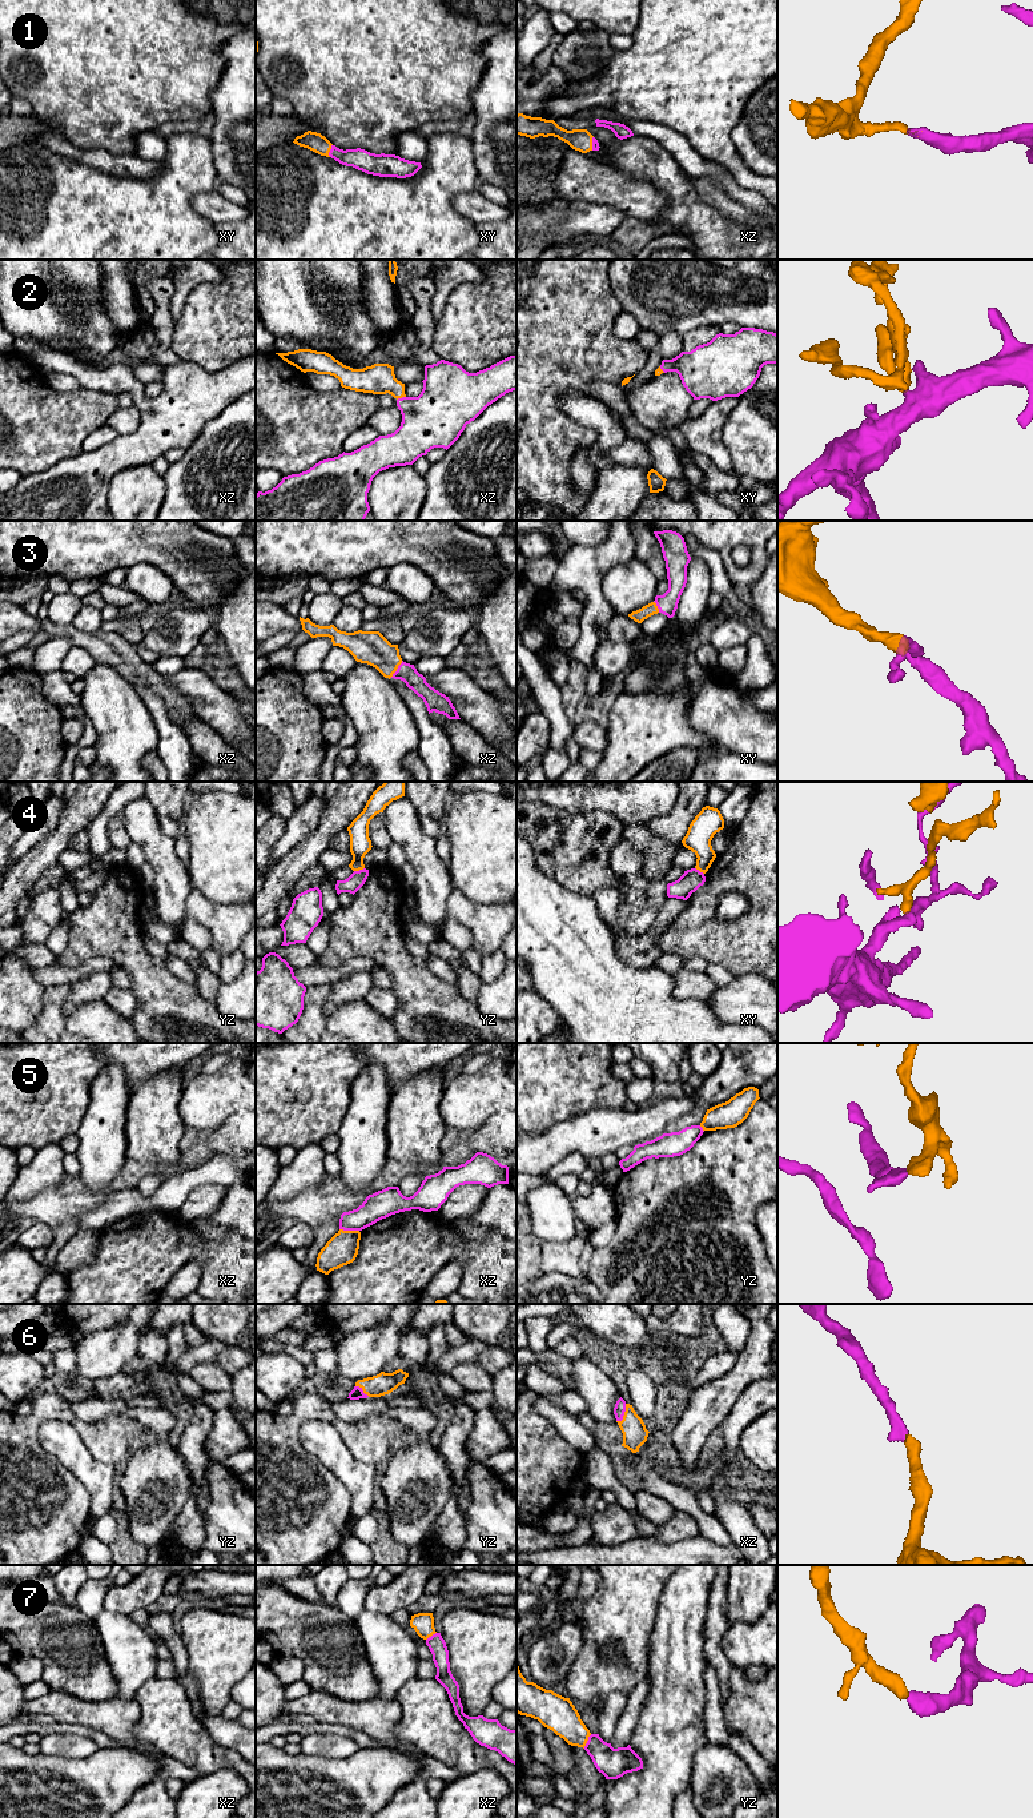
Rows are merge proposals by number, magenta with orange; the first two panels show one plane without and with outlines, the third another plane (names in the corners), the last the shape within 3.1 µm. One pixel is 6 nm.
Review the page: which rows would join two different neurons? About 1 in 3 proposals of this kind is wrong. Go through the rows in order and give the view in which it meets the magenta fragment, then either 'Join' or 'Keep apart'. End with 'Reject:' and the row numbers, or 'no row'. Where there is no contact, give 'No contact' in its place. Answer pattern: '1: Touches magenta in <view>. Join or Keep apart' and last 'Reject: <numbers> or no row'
1: Touches magenta in xy. Join
2: Touches magenta in xz. Join
3: Touches magenta in xz. Join
4: Touches magenta in yz. Keep apart
5: Touches magenta in xz. Keep apart
6: Touches magenta in xz. Join
7: Touches magenta in yz. Join
Reject: 4, 5

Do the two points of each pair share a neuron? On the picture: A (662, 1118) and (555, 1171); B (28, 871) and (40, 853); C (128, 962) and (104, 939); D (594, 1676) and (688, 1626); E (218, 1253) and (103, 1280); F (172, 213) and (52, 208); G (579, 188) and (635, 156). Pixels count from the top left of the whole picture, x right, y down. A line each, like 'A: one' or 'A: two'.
A: two
B: one
C: one
D: two
E: one
F: one
G: two

